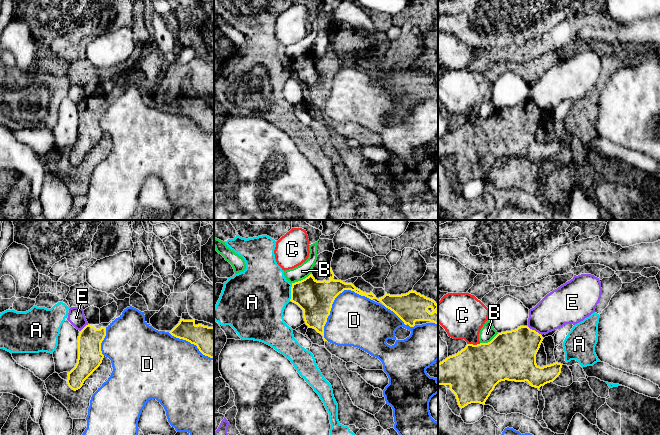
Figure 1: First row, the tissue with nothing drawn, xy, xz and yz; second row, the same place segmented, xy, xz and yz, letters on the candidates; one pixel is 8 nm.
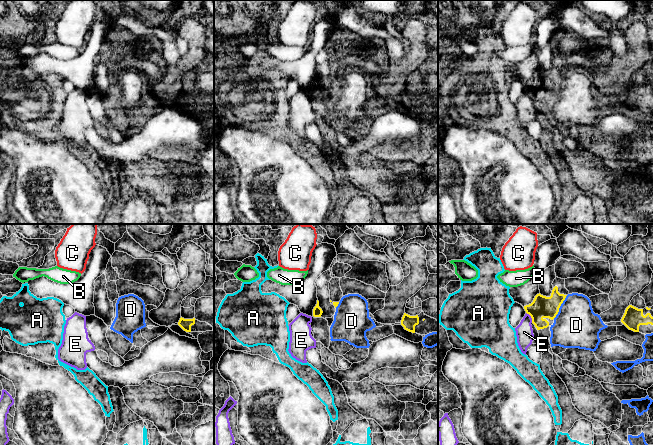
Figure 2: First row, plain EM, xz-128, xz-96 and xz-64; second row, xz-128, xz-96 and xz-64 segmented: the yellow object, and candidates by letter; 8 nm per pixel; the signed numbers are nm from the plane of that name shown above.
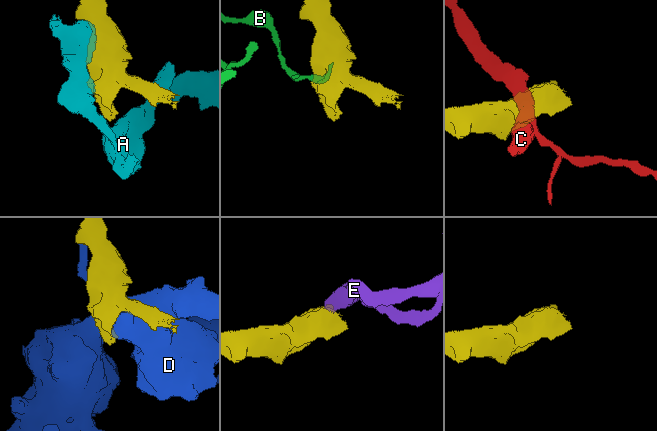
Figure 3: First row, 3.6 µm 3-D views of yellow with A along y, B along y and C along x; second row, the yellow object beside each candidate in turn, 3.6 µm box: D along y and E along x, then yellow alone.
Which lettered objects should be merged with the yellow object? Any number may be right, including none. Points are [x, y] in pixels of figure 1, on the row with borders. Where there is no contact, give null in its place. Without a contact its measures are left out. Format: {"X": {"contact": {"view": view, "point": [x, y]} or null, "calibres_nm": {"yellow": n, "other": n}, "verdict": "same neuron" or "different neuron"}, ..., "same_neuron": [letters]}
{"A": {"contact": {"view": "xz", "point": [291, 292]}, "calibres_nm": {"yellow": 280, "other": 460}, "verdict": "different neuron"}, "B": {"contact": {"view": "xz", "point": [301, 280]}, "calibres_nm": {"yellow": 280, "other": 120}, "verdict": "different neuron"}, "C": {"contact": {"view": "yz", "point": [472, 344]}, "calibres_nm": {"yellow": 400, "other": 360}, "verdict": "different neuron"}, "D": {"contact": {"view": "xz", "point": [333, 301]}, "calibres_nm": {"yellow": 280, "other": 420}, "verdict": "different neuron"}, "E": {"contact": {"view": "yz", "point": [534, 330]}, "calibres_nm": {"yellow": 360, "other": 280}, "verdict": "different neuron"}, "same_neuron": []}

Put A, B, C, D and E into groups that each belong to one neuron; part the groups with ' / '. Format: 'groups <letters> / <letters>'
groups A / B / C / D / E

